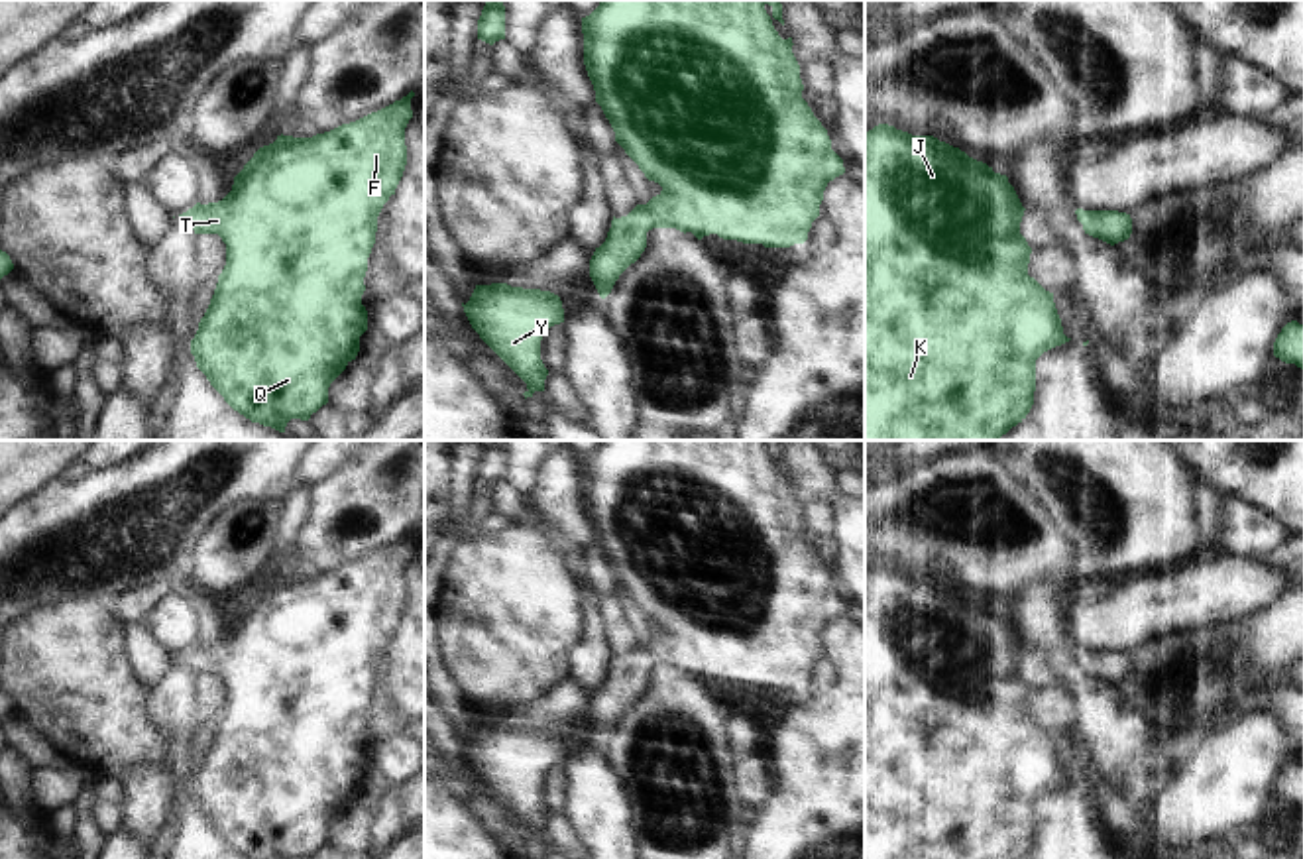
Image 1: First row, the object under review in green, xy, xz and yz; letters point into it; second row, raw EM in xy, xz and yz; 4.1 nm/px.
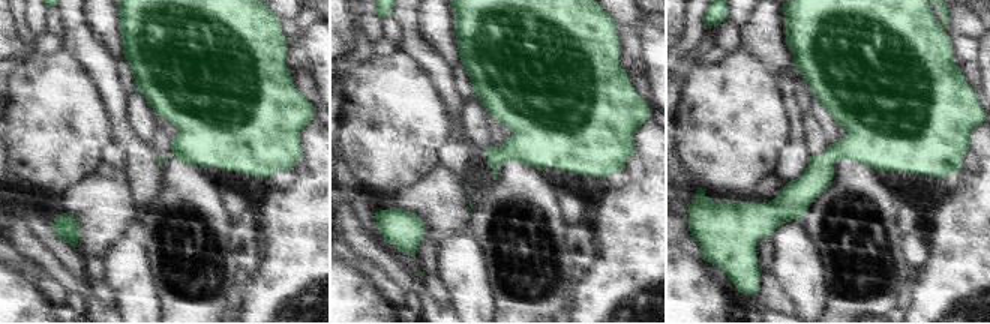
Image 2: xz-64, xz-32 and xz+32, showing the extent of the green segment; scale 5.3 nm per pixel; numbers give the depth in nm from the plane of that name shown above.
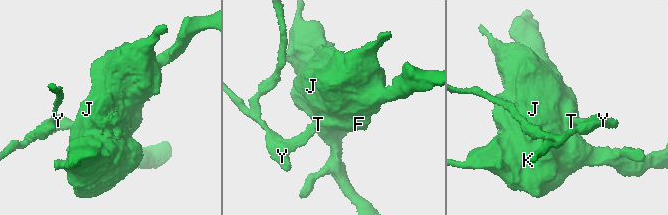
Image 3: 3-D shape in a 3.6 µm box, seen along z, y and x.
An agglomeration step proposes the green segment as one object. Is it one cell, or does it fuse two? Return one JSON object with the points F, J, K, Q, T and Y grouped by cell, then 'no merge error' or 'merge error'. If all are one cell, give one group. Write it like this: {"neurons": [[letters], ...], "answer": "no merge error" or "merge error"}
{"neurons": [["F", "J", "K", "Q", "T", "Y"]], "answer": "no merge error"}

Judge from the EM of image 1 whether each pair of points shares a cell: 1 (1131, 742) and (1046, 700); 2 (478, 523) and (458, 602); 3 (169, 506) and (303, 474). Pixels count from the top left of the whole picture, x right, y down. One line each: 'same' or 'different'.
1: different
2: different
3: different

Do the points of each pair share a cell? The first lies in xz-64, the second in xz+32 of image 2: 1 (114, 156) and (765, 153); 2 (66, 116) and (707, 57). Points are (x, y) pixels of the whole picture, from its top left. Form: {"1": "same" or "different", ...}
{"1": "different", "2": "different"}

